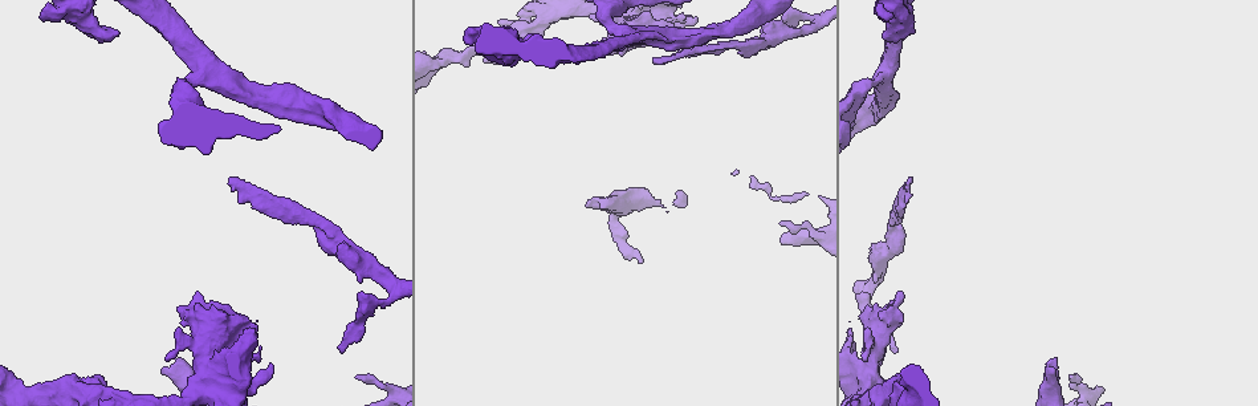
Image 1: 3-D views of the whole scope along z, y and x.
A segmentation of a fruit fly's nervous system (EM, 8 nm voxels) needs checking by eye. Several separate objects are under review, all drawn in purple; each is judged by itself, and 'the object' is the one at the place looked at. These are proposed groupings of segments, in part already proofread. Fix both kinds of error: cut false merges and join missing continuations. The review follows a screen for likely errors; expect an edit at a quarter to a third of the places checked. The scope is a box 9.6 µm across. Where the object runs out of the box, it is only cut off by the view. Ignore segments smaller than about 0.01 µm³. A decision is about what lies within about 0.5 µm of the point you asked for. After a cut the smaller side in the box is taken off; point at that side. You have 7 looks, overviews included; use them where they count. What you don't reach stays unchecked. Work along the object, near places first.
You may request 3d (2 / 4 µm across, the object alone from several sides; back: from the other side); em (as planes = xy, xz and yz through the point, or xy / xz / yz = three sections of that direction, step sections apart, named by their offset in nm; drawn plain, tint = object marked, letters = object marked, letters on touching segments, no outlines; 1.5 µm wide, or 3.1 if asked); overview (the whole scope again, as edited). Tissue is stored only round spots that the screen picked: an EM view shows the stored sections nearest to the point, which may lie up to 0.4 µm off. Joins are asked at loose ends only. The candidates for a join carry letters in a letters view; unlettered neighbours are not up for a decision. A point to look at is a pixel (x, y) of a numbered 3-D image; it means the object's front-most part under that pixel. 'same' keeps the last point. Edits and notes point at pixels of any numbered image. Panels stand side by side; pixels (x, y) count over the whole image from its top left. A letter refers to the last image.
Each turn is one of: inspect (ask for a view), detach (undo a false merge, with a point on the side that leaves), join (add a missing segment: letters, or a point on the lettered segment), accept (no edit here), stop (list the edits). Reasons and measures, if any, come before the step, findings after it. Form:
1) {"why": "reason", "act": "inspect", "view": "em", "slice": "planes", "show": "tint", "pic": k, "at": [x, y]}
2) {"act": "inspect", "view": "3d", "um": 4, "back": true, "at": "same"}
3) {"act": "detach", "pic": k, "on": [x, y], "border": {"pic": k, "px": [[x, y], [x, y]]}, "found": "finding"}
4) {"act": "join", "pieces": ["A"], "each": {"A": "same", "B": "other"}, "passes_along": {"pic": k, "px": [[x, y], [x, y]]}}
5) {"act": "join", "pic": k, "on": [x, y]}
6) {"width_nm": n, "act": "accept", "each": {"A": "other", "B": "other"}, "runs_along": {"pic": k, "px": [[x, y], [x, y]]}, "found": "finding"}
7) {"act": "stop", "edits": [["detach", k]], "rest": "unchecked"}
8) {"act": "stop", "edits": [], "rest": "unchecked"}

{"why": "stops while still wide", "act": "inspect", "view": "3d", "um": 4, "pic": 1, "at": [163, 371]}

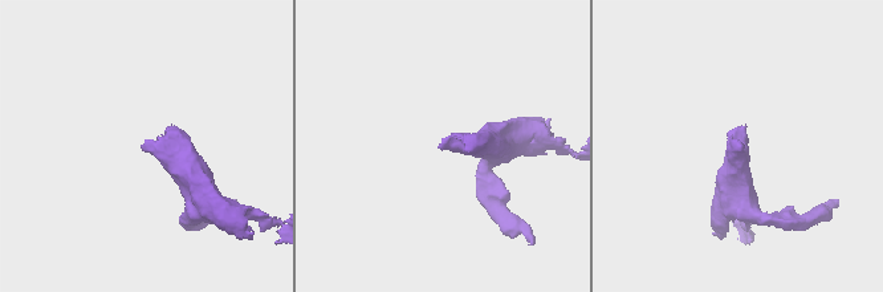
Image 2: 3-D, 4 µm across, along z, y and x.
{"act": "inspect", "view": "em", "slice": "planes", "show": "letters", "pic": 2, "at": [744, 147]}

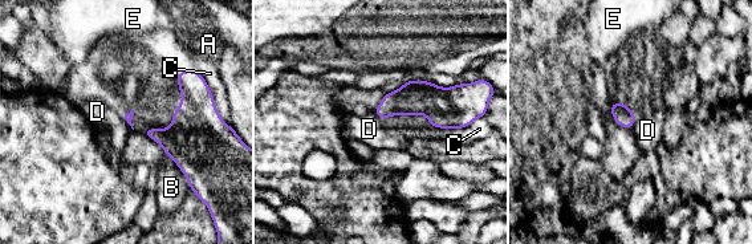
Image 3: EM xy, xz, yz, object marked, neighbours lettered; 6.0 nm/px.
{"act": "accept", "each": {"A": "other", "B": "other", "C": "other", "D": "other", "E": "other"}, "border": {"pic": 3, "px": [[637, 117], [630, 129]]}, "found": "none of them fits"}

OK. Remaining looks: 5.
{"why": "an open end", "act": "inspect", "view": "3d", "um": 4, "pic": 1, "at": [98, 374]}

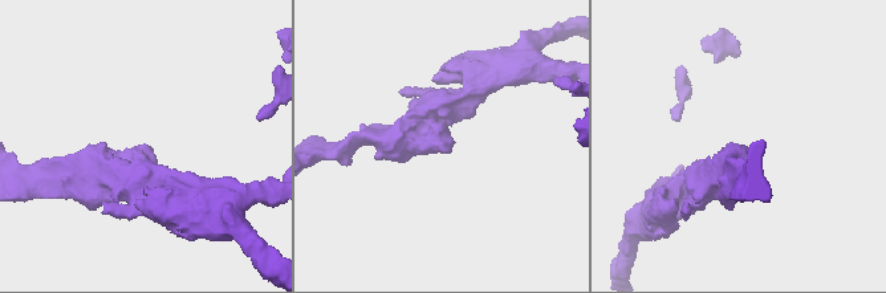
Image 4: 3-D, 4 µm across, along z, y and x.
{"act": "inspect", "view": "em", "slice": "xz", "step": 8, "show": "plain", "pic": 4, "at": [442, 148]}

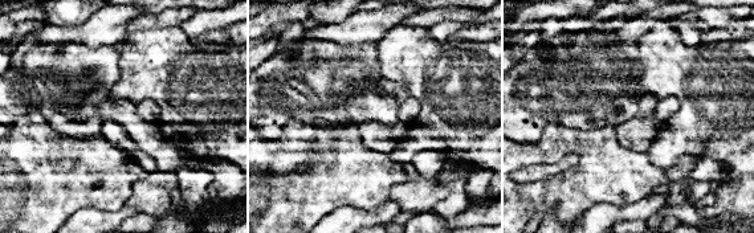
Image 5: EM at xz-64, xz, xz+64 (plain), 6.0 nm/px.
{"why": "what lies round it", "act": "inspect", "view": "em", "slice": "xz", "step": 8, "show": "letters", "at": "same"}

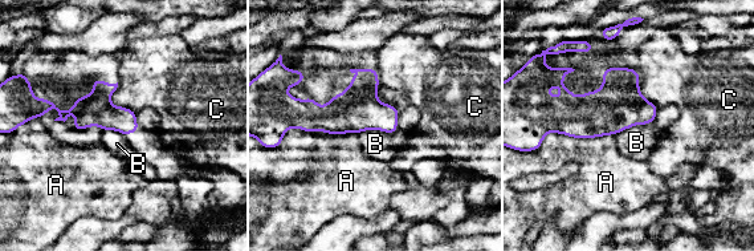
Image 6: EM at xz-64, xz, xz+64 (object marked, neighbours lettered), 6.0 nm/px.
{"act": "accept", "each": {"A": "other", "B": "other", "C": "other"}, "border": {"pic": 6, "px": [[652, 122], [632, 125], [615, 136]]}, "found": "none of them fits"}

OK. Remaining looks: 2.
{"act": "stop", "edits": [], "rest": "unchecked"}

